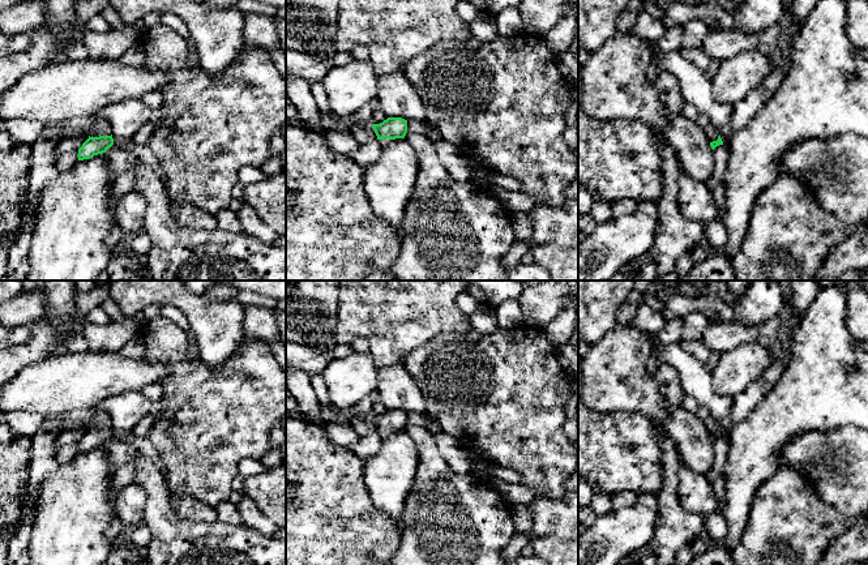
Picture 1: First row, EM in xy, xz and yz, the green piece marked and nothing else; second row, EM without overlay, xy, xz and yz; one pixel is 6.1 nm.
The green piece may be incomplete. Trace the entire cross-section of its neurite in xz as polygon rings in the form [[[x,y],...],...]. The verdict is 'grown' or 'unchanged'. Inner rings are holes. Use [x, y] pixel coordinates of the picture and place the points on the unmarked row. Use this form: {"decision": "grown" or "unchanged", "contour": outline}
{"decision": "grown", "contour": [[[388,410],[380,416],[372,416],[372,420],[381,438],[389,438],[395,431],[405,431],[407,425],[407,412],[402,410]]]}

